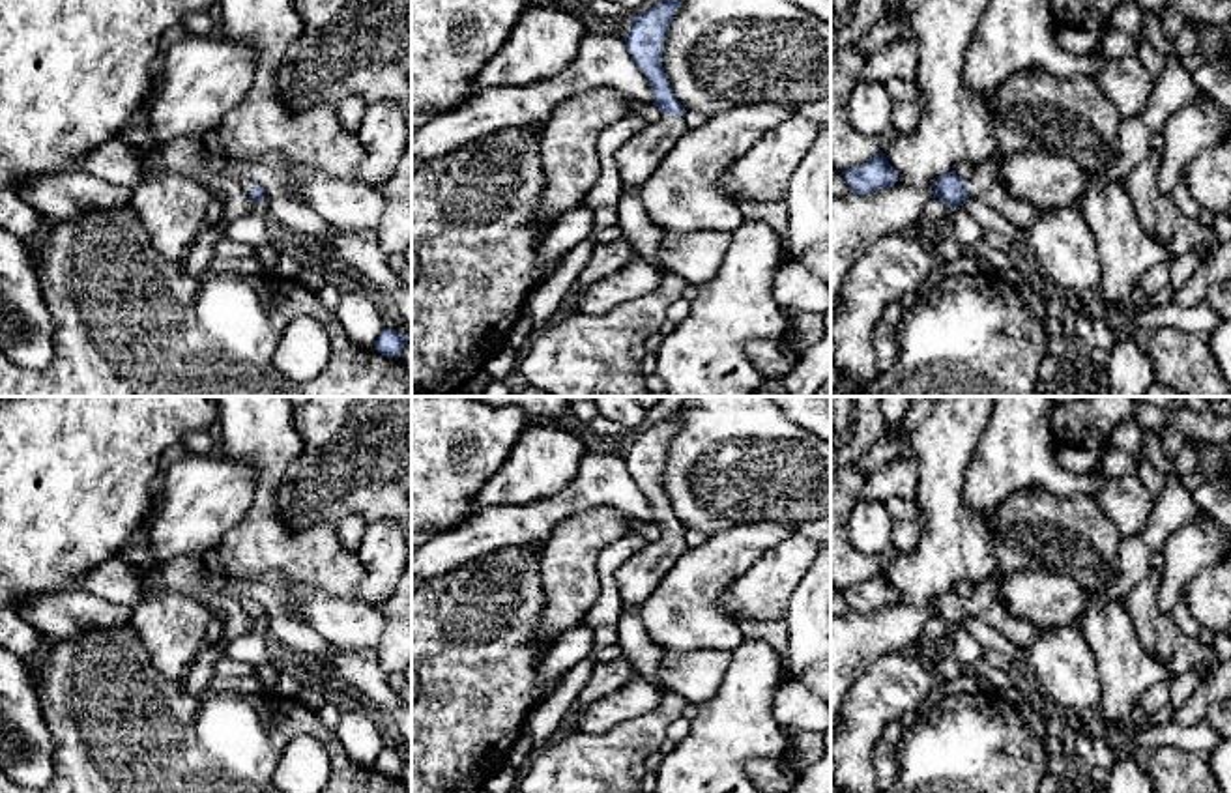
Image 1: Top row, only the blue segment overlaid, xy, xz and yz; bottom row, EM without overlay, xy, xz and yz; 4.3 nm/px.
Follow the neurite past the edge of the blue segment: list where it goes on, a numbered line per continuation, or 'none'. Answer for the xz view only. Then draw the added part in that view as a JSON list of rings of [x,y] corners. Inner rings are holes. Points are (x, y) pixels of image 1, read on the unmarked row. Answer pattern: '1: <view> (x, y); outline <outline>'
1: xz (638, 576); outline [[[662,533],[645,541],[616,572],[623,600],[638,610],[687,550],[683,535]]]

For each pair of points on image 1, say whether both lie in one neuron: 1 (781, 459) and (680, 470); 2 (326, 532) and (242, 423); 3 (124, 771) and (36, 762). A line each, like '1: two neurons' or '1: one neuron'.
1: one neuron
2: one neuron
3: two neurons

